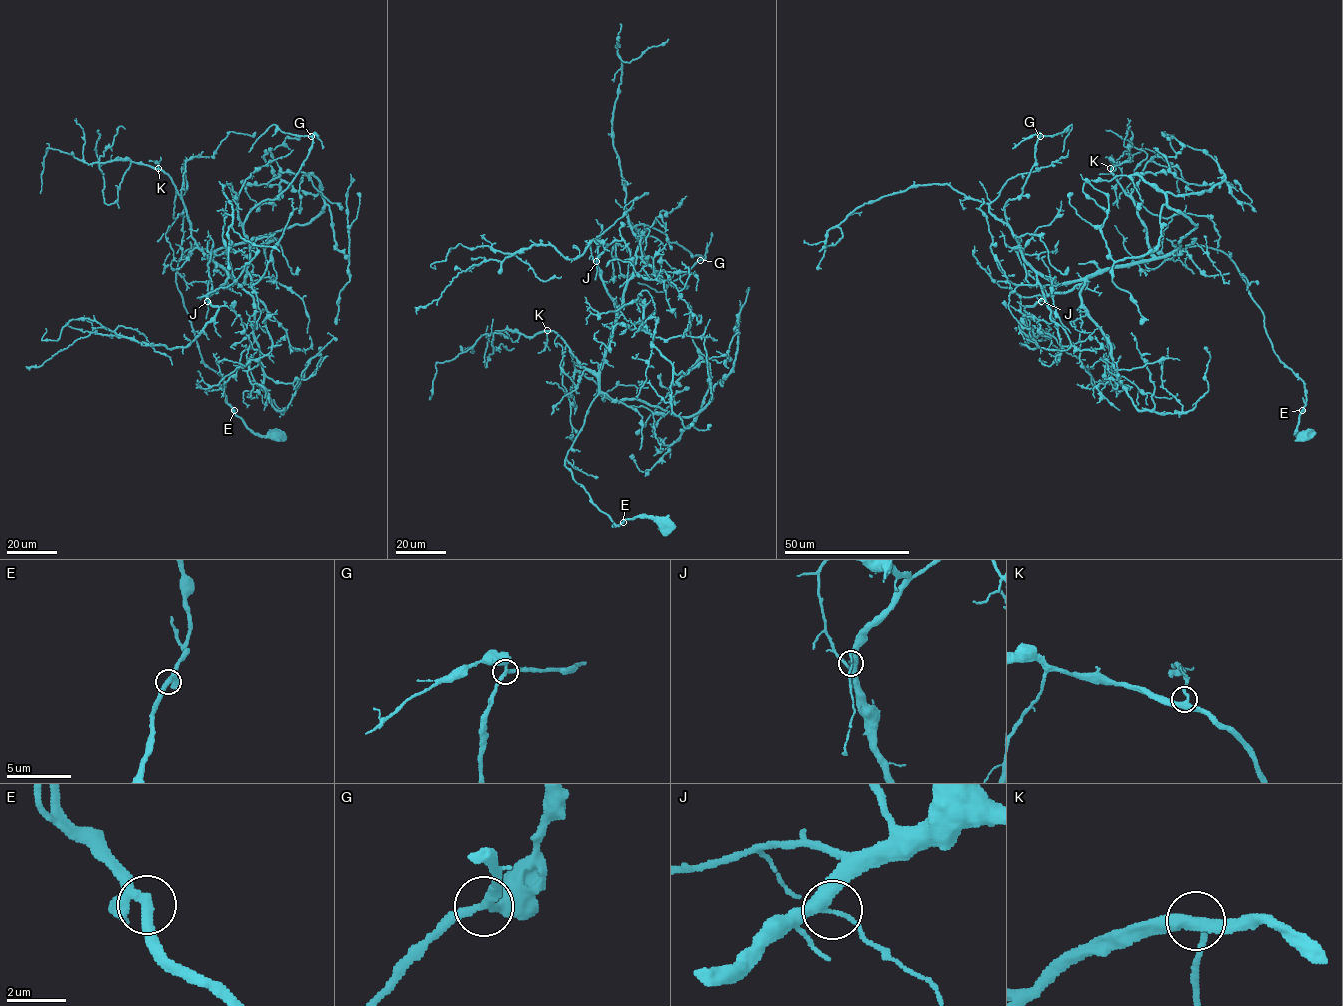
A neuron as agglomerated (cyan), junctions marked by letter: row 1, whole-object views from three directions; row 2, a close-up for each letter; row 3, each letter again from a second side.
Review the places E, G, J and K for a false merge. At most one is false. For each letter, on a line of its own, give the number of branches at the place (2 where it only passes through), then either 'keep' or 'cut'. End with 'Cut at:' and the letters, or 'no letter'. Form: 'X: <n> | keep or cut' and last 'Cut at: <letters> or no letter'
E: 3 | keep
G: 3 | keep
J: 3 | keep
K: 3 | keep
Cut at: no letter

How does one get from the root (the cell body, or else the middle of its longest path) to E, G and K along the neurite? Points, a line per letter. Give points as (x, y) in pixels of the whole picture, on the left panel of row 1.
E: (278, 436), (254, 433), (234, 410)
G: (278, 436), (254, 433), (227, 402), (176, 274), (197, 245), (244, 280), (246, 216), (286, 188), (311, 136)
K: (278, 436), (246, 425), (202, 360), (176, 274), (187, 250), (209, 252), (158, 168)

